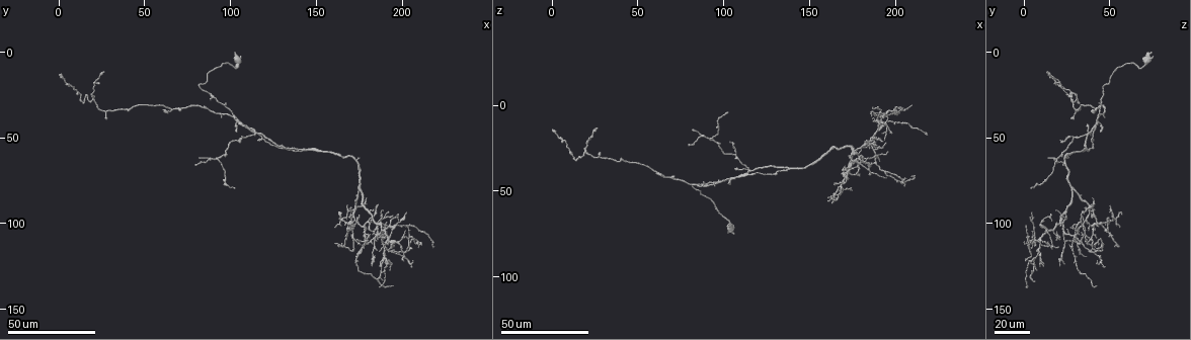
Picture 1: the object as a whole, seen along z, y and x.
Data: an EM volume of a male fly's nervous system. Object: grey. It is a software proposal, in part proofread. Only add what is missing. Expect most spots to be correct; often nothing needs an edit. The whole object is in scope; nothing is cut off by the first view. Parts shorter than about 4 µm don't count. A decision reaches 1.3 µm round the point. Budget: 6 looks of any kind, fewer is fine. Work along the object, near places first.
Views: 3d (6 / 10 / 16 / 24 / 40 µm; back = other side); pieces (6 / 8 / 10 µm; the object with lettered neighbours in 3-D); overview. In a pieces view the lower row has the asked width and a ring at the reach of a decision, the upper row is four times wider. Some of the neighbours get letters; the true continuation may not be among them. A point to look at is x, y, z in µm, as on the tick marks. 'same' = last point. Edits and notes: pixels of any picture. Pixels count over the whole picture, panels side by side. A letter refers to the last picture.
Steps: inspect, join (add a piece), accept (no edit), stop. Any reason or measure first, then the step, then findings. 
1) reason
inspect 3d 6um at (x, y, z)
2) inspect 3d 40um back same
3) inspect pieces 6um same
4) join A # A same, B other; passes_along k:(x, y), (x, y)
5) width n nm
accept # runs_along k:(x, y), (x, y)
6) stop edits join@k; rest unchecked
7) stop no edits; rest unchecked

inspect 3d 24um at (103, 47, 45)

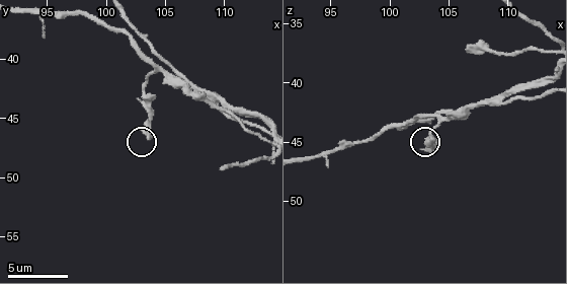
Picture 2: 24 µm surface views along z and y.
closer look
inspect 3d 10um at (103.6, 46.4, 44.8)

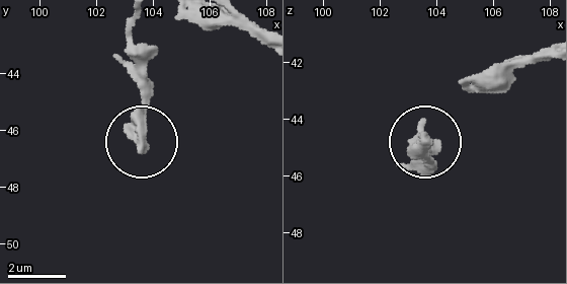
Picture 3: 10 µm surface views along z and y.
see the neighbours
inspect pieces 6um at (103.6, 46.5, 44.8)

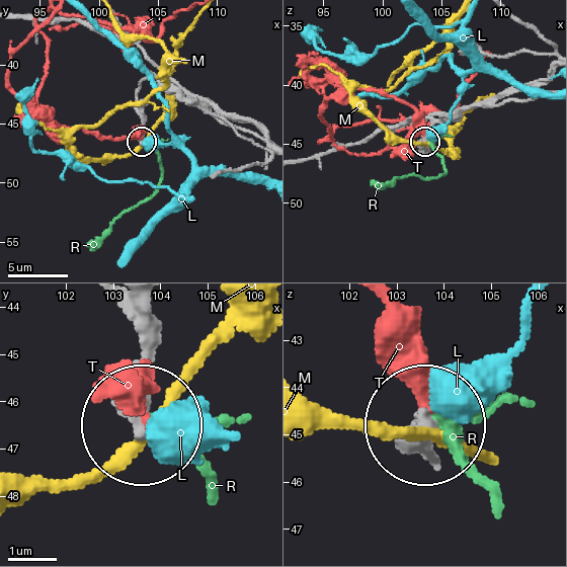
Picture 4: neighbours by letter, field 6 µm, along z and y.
accept # L other, M other, R other, T other; no lettered piece goes on from it

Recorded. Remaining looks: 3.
branch stops here
inspect 3d 40um at (102, 80, 4)

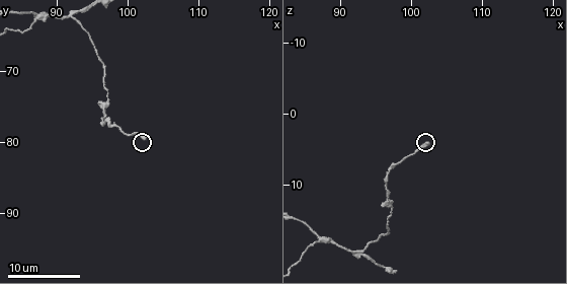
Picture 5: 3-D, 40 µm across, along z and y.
see the neighbours
inspect pieces 10um at (102.0, 79.5, 4.5)

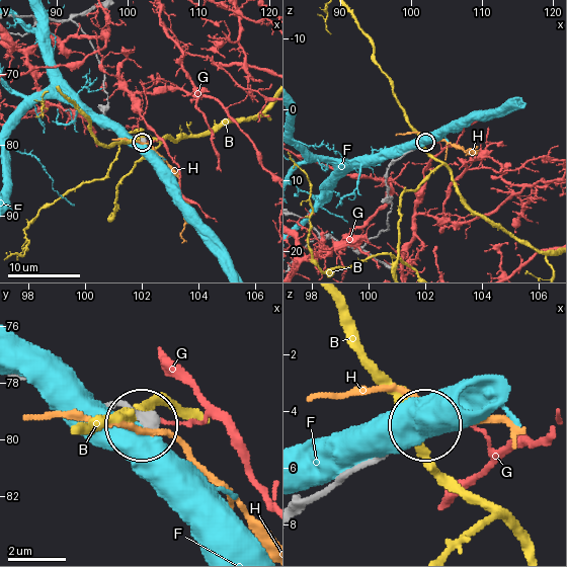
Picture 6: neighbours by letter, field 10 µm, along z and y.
accept # B other, F other, G other, H other; no lettered piece goes on from it

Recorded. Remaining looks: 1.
an open end
inspect pieces 8um at (106.6, 42.2, 37.0)

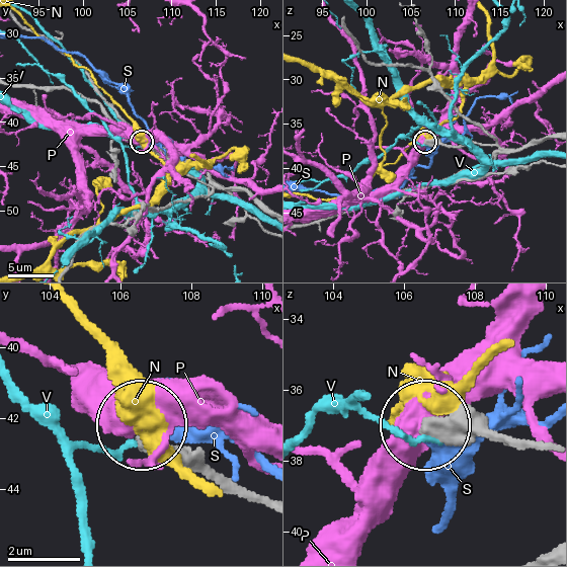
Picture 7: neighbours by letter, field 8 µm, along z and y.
accept # N other, P other, S other, V other; runs_along 7:(507, 444), (428, 429); none of them fits

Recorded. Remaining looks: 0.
stop no edits; rest unchecked

